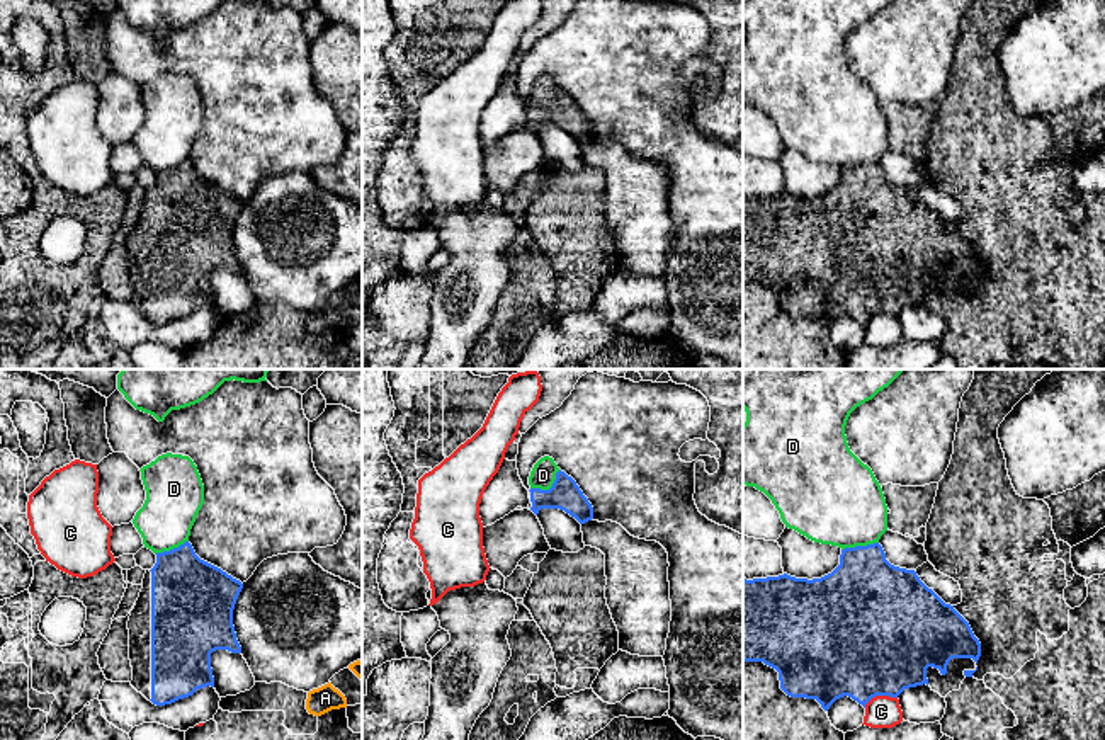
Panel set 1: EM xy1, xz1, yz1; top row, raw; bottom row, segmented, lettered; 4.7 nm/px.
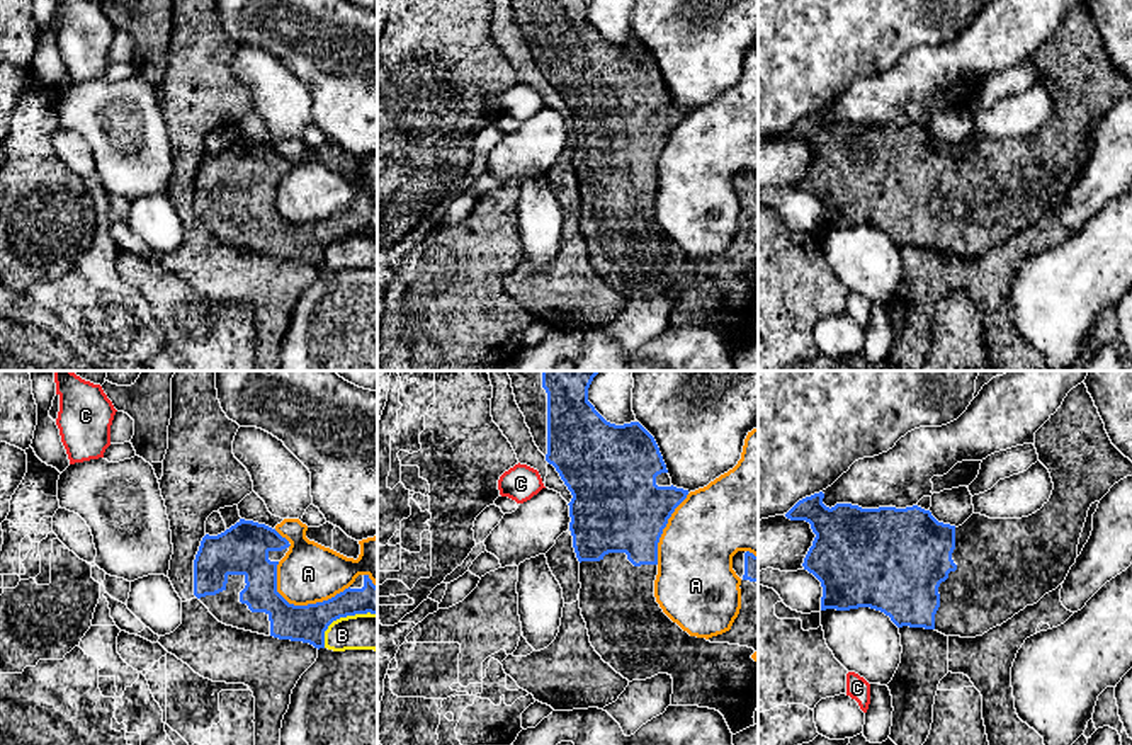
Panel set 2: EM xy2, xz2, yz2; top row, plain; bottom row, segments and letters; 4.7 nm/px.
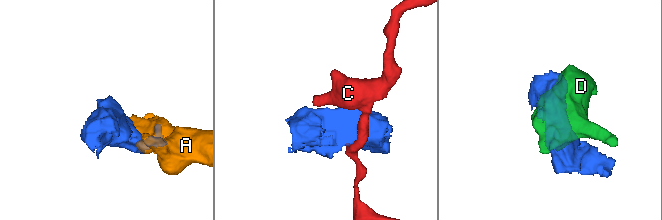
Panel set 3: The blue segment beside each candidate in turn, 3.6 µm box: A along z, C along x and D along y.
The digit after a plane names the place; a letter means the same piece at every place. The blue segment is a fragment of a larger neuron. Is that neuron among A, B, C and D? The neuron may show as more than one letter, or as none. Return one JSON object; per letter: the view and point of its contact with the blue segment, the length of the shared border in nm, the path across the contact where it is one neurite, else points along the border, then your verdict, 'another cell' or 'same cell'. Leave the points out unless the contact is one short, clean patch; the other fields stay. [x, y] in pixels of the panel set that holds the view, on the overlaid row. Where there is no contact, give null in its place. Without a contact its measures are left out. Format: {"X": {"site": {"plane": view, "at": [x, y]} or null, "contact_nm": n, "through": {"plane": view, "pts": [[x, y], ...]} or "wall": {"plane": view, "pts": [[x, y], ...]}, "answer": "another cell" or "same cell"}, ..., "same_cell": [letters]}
{"A": {"site": {"plane": "xy2", "at": [301, 606]}, "contact_nm": 360, "answer": "another cell"}, "B": {"site": {"plane": "xy2", "at": [342, 616]}, "contact_nm": 300, "answer": "another cell"}, "C": {"site": {"plane": "yz1", "at": [879, 694]}, "contact_nm": 170, "wall": {"plane": "yz1", "pts": [[896, 696], [874, 696], [864, 706]]}, "answer": "another cell"}, "D": {"site": {"plane": "xz1", "at": [549, 489]}, "contact_nm": 170, "wall": {"plane": "xz1", "pts": [[560, 470], [548, 489], [531, 489]]}, "answer": "another cell"}, "same_cell": []}

